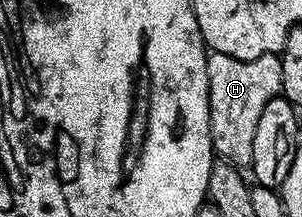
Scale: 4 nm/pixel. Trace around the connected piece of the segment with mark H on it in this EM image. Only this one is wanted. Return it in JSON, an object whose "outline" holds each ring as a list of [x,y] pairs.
{"outline":[[[210,52],[206,58],[210,87],[210,137],[214,155],[239,170],[252,162],[252,138],[256,138],[256,122],[272,98],[282,91],[282,61],[277,55],[251,60],[228,58],[228,54]]]}

